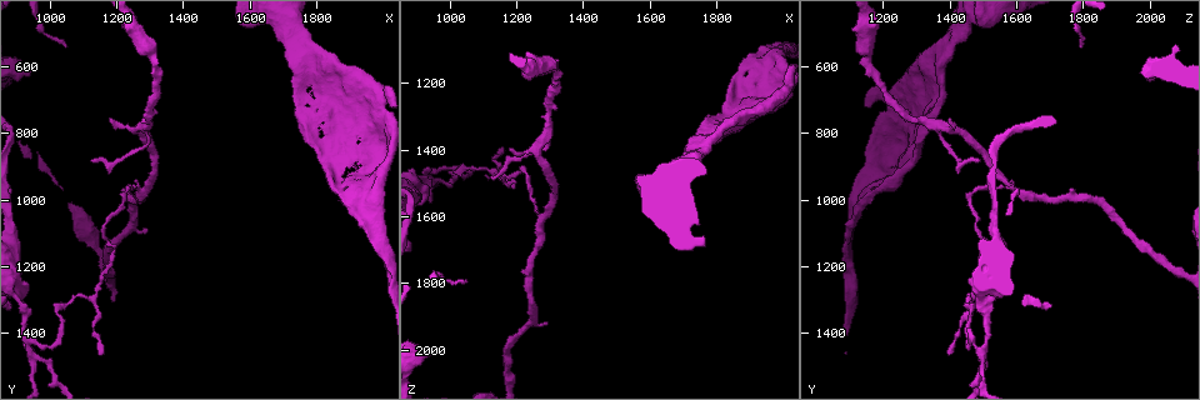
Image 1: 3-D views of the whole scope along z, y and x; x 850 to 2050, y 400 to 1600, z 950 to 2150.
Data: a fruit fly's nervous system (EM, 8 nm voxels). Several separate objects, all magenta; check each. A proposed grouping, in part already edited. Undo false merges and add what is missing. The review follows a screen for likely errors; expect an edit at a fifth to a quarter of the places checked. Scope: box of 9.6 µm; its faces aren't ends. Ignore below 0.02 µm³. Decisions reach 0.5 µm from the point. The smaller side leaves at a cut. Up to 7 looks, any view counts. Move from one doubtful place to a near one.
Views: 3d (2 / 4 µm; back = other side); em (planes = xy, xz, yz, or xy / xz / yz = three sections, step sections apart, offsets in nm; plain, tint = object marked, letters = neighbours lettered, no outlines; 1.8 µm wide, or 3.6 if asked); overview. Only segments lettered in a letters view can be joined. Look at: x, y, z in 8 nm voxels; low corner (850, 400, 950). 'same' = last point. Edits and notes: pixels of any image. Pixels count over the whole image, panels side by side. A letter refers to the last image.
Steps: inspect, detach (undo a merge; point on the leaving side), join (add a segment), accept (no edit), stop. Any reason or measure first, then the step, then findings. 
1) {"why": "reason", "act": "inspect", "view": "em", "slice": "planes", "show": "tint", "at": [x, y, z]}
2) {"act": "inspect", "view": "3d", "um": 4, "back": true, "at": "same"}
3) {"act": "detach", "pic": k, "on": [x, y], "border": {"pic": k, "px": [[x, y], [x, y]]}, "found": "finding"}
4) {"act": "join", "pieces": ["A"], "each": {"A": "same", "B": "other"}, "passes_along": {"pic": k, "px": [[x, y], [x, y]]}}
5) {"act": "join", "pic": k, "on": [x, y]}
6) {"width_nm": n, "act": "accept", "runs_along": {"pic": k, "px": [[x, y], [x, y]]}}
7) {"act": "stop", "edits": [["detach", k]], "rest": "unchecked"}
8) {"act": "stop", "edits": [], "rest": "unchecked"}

{"why": "four arms meet", "act": "inspect", "view": "3d", "um": 2, "back": true, "at": [940, 1450, 1490]}

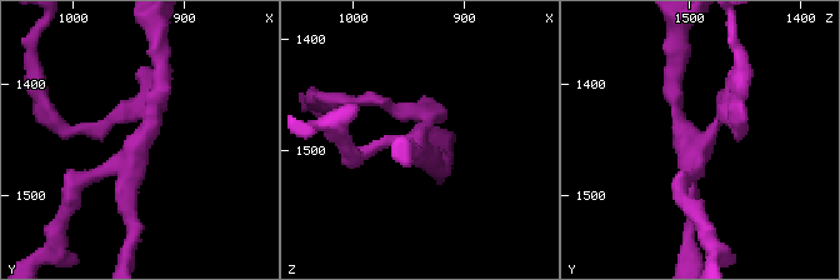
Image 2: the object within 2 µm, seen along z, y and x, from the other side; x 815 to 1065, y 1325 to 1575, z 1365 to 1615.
{"act": "inspect", "view": "em", "slice": "xy", "step": 8, "show": "plain", "at": [934, 1446, 1492]}

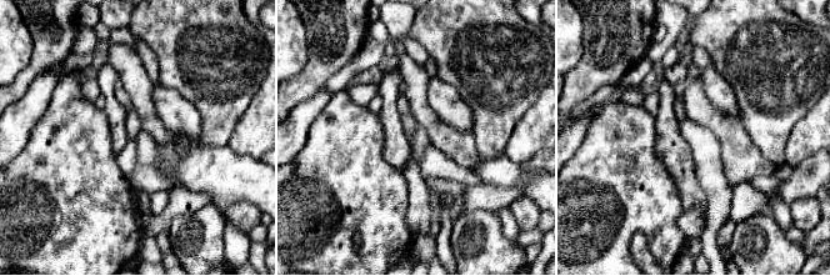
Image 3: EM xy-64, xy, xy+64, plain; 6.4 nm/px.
{"why": "see the neighbours", "act": "inspect", "view": "em", "slice": "xy", "step": 8, "show": "letters", "at": "same"}

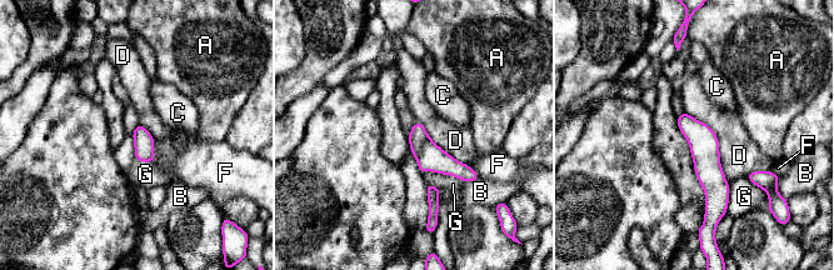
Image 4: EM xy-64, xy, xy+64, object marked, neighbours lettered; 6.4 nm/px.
{"width_nm": 130, "act": "detach", "pic": 4, "on": [418, 136], "each": {"A": "other", "B": "other", "C": "other", "D": "other", "F": "other", "G": "other"}, "border": {"pic": 4, "px": [[429, 138], [416, 159]]}, "found": "two cells meet here"}

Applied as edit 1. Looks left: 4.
{"why": "three arms meet", "act": "inspect", "view": "em", "slice": "xz", "step": 8, "show": "letters", "at": [1290, 970, 1580]}

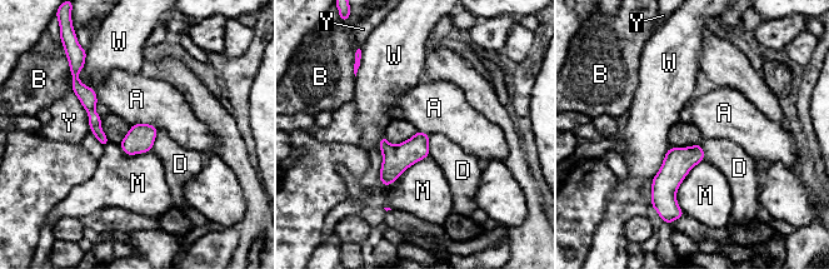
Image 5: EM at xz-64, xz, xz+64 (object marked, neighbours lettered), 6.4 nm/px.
{"width_nm": 100, "act": "accept", "each": {"A": "other", "B": "other", "D": "other", "M": "other", "W": "other", "Y": "other"}, "border": {"pic": 5, "px": [[131, 124], [151, 124], [158, 129]]}, "found": "one cell here"}

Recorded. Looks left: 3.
{"act": "inspect", "view": "em", "slice": "yz", "step": 4, "show": "letters", "at": [1860, 960, 1180]}

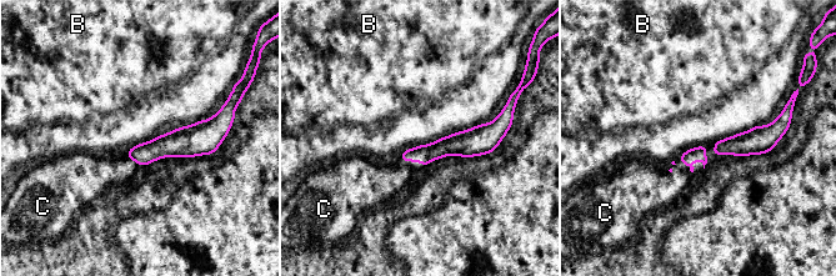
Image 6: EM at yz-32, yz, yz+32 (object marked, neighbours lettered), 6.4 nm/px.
{"act": "inspect", "view": "em", "slice": "planes", "show": "letters", "at": "same"}

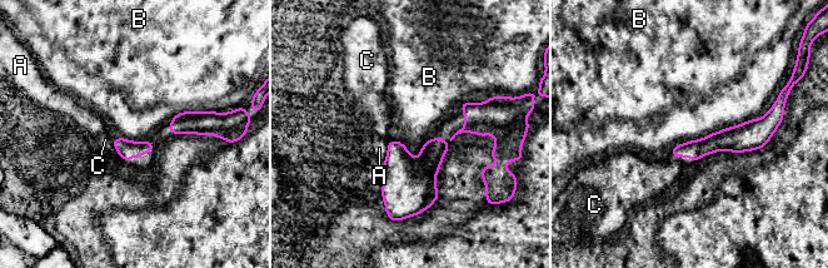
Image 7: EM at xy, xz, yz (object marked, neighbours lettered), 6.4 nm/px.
{"longest_contact_nm": ["B", 550], "act": "accept", "each": {"A": "other", "B": "other", "C": "other"}, "found": "one cell here"}

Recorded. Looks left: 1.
{"act": "stop", "edits": [["detach", 4]], "rest": "unchecked"}

